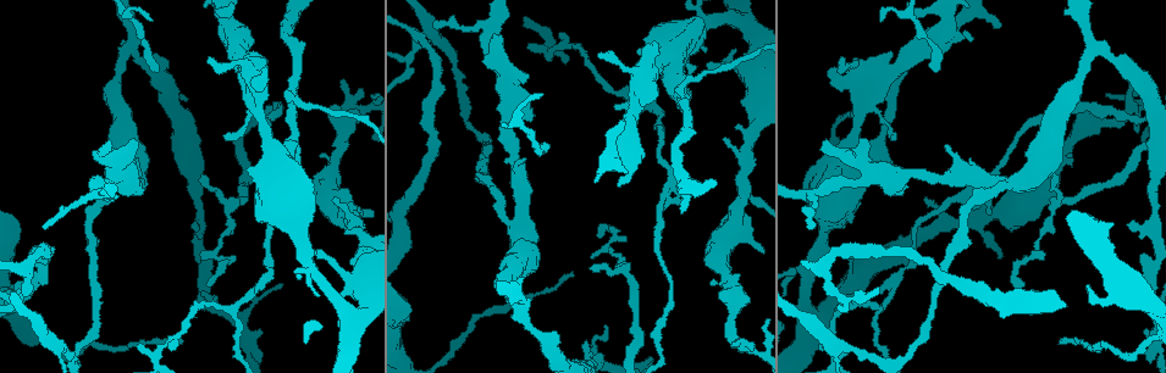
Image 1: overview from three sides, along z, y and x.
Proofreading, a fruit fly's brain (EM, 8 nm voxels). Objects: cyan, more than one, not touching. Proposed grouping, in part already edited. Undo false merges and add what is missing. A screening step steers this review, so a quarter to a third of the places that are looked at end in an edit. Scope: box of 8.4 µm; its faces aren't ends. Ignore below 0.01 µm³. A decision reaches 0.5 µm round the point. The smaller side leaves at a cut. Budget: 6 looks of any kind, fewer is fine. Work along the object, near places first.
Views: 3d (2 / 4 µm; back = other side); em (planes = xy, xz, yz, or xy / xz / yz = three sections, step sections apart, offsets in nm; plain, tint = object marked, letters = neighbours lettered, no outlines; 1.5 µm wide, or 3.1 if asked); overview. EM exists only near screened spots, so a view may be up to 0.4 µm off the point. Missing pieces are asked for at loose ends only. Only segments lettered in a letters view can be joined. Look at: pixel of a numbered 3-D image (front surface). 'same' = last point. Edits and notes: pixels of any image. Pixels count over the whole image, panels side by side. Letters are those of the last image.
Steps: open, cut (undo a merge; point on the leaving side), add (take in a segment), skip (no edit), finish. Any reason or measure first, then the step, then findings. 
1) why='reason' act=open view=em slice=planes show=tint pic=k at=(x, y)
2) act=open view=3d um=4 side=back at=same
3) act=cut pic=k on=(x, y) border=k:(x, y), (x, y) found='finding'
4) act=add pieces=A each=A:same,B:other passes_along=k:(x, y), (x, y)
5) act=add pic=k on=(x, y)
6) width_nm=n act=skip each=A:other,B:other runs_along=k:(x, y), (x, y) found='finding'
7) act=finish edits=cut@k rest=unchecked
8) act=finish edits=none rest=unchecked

why='sharp bend' act=open view=3d um=2 pic=1 at=(295, 13)

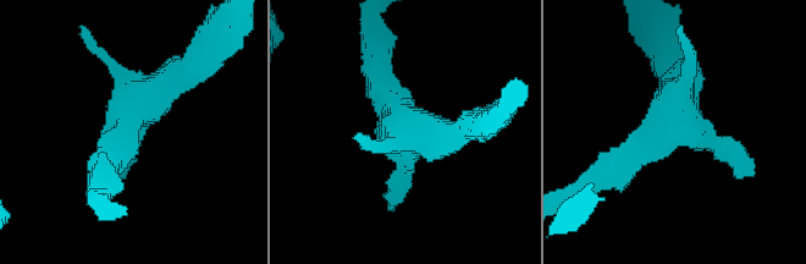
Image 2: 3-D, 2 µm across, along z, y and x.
act=open view=em slice=planes show=letters pic=2 at=(691, 127)

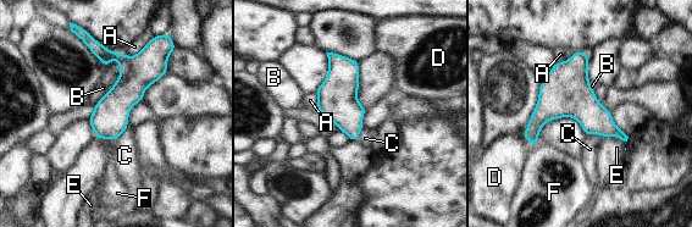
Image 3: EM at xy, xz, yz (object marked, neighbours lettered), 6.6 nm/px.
act=skip each=A:other,B:other,C:other,D:other,E:other,F:other found='one neuron here'

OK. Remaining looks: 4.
why='two arms in line, one across' act=open view=em slice=xy step=8 show=tint pic=1 at=(891, 96)

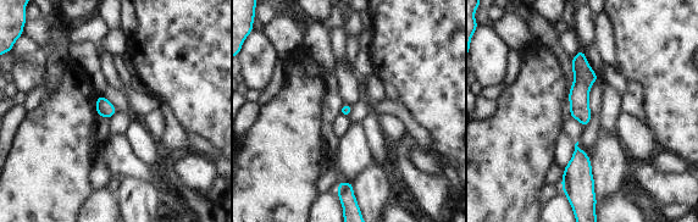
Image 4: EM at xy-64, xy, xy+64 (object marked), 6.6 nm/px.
act=open view=em slice=planes show=letters at=same

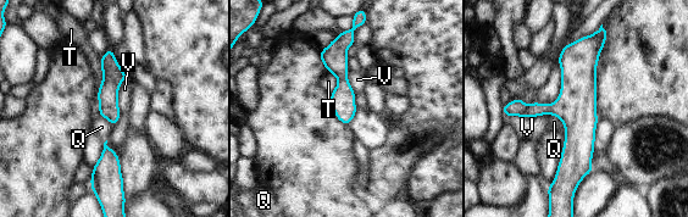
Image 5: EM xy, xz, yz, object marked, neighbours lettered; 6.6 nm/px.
act=skip each=Q:other,T:other,V:other border=5:(504, 113), (509, 116), (549, 115) found='continuous, no second neuron'

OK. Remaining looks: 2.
why='branch point' act=open view=em slice=xy step=4 show=tint pic=1 at=(965, 193)

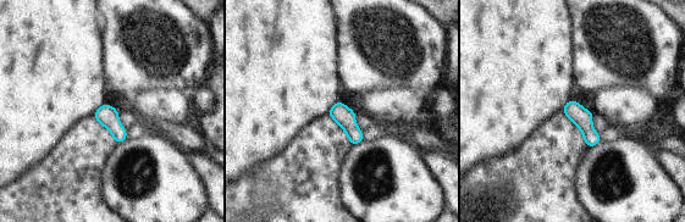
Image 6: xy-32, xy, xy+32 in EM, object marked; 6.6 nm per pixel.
why='cut it another way' act=open view=em slice=planes show=letters at=same

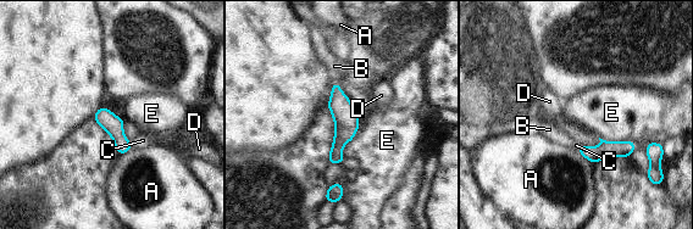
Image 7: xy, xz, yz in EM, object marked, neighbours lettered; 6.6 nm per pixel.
width_nm=140 act=skip each=A:other,B:other,C:other,D:other,E:other runs_along=7:(336, 87), (342, 137), (331, 160) found='one neuron here'

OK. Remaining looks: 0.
act=finish edits=none rest=unchecked

